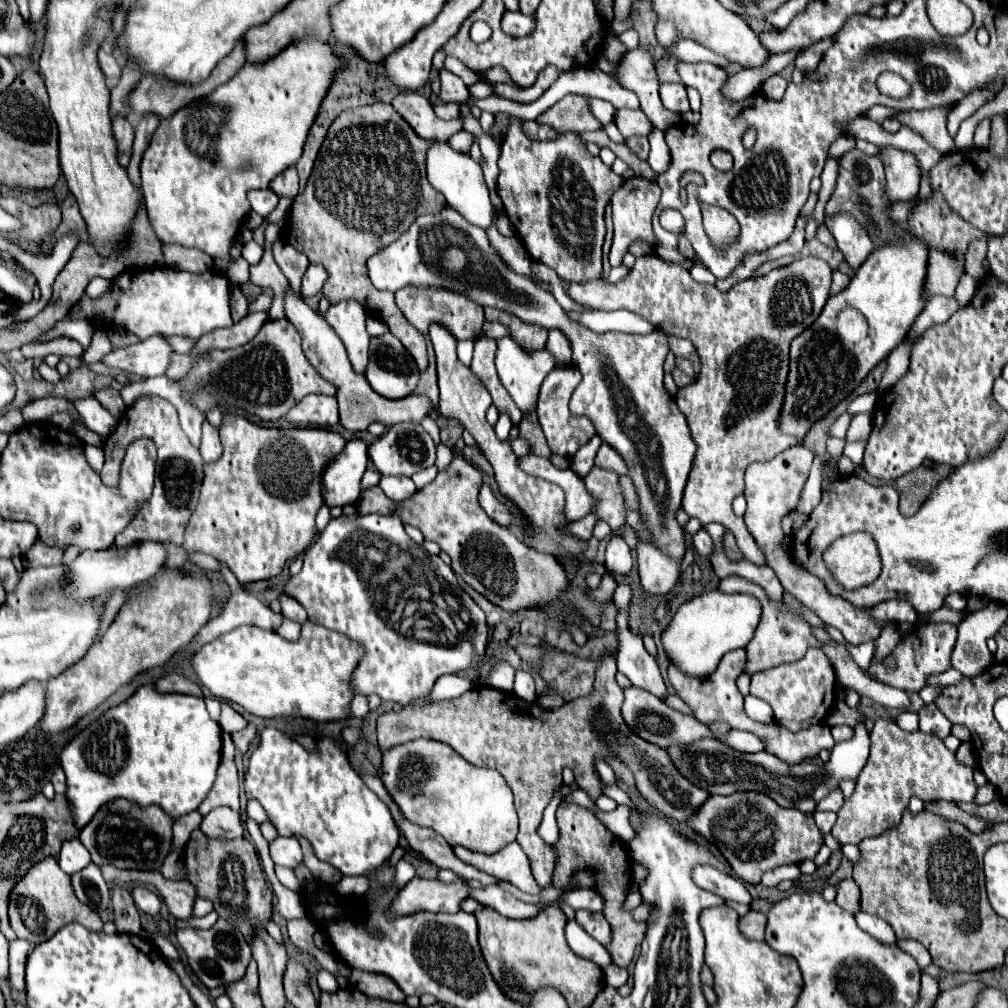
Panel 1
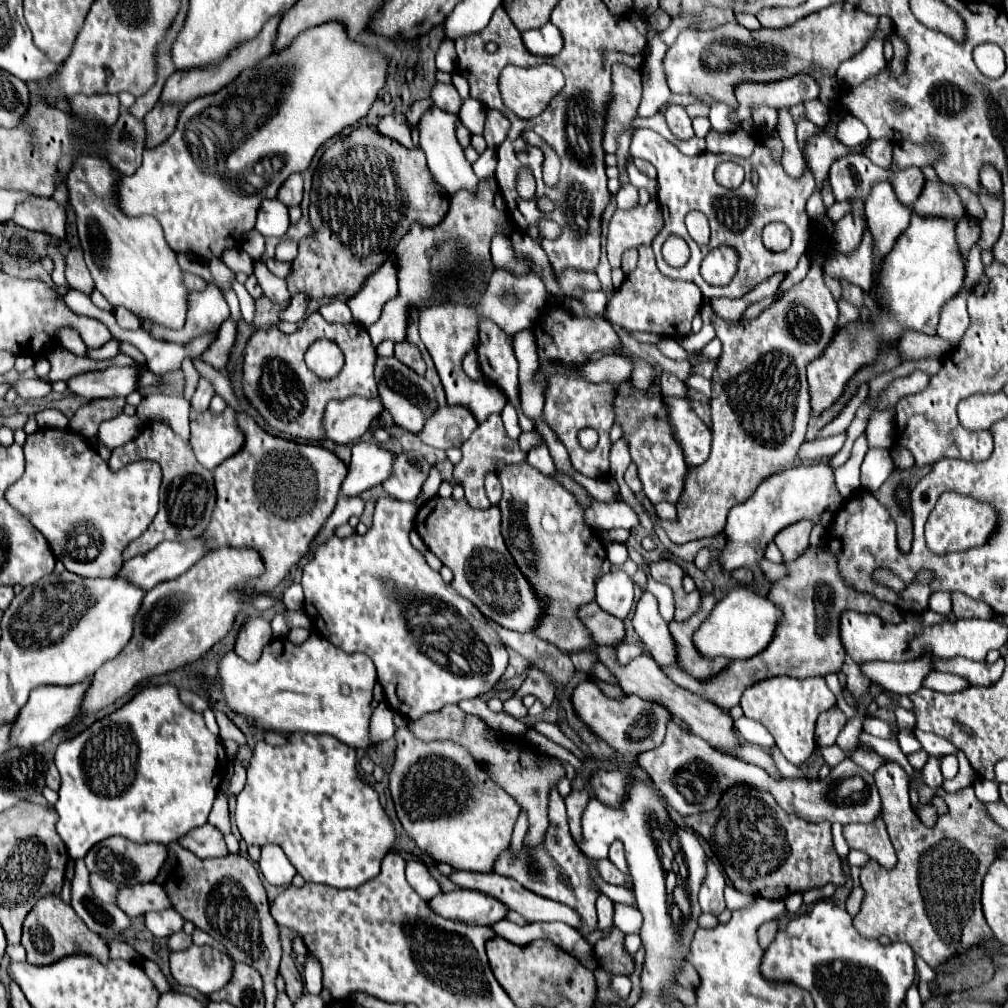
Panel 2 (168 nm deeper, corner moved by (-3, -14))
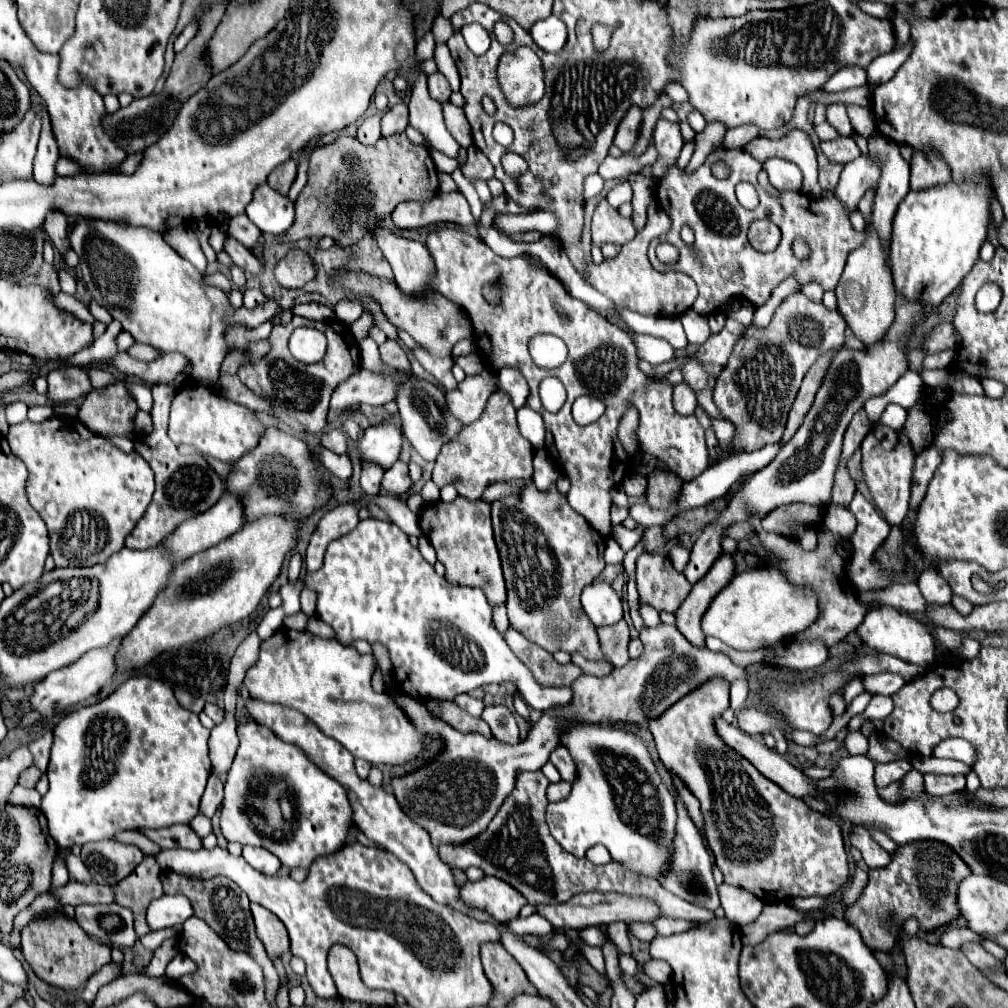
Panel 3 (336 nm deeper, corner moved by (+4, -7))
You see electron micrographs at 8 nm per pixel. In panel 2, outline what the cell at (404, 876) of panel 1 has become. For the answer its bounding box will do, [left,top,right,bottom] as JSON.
[407,859,441,901]

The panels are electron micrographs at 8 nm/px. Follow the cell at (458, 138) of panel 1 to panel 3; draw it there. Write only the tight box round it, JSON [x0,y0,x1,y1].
[430,148,468,174]

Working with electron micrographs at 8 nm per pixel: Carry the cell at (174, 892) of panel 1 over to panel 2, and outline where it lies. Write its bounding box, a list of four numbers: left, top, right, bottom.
[115,881,171,917]

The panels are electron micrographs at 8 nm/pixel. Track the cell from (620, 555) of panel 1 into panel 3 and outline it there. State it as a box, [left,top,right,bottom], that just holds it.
[582,582,622,624]

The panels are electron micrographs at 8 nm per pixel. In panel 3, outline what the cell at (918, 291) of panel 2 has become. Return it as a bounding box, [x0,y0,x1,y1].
[890,180,990,308]

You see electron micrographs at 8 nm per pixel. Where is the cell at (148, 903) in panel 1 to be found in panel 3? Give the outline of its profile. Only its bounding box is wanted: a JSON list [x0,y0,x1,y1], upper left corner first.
[146,894,192,930]

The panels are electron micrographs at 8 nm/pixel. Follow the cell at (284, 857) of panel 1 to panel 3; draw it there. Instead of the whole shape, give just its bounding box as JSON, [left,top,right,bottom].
[242,846,282,876]

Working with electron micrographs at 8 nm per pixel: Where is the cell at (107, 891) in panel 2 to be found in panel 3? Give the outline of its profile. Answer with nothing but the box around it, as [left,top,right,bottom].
[66,854,92,884]

